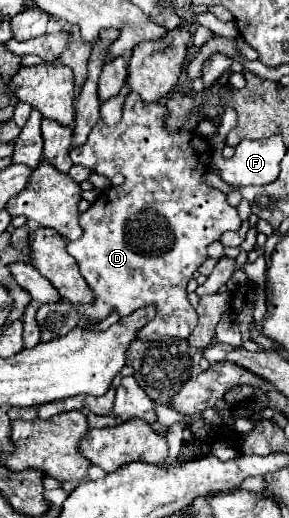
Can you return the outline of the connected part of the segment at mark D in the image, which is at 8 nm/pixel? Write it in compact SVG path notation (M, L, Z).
M130 92L130 94L126 96L126 102L124 102L122 120L120 120L114 128L108 128L108 126L104 126L102 122L98 122L98 124L94 126L94 130L90 132L86 144L70 152L72 160L78 160L78 164L90 168L90 170L96 172L96 174L102 174L102 176L108 176L108 178L112 178L112 176L116 176L116 174L122 174L122 176L124 176L124 184L122 184L122 186L118 186L118 188L114 188L114 190L104 190L104 192L96 198L96 202L94 202L86 212L80 214L80 226L82 226L84 234L82 234L82 238L78 238L78 240L74 240L74 242L68 242L68 253L76 259L82 276L89 287L92 288L92 292L94 292L94 302L92 302L92 304L70 304L70 306L76 308L76 312L80 314L80 318L88 318L88 320L104 320L104 318L108 318L112 312L118 312L120 316L128 316L128 314L132 314L132 312L138 310L138 308L154 306L154 308L156 308L156 316L154 316L146 326L142 326L142 328L138 330L138 336L136 336L138 340L146 340L146 342L154 342L154 340L160 340L160 338L164 338L164 336L188 340L190 332L192 332L192 330L196 328L196 324L198 324L198 314L196 314L196 308L188 302L186 284L192 280L194 270L206 260L206 246L212 244L212 242L216 242L226 230L238 230L238 228L242 226L242 220L240 220L236 208L232 208L232 206L226 202L226 194L220 192L220 190L210 188L210 186L202 180L202 174L208 170L208 168L206 168L206 166L208 166L208 158L210 158L210 154L212 154L212 146L208 144L208 140L204 140L204 138L200 138L200 136L196 136L196 134L190 134L190 132L168 132L168 130L164 130L164 114L166 114L166 106L162 106L162 104L142 104L142 102L140 102L140 96Z

